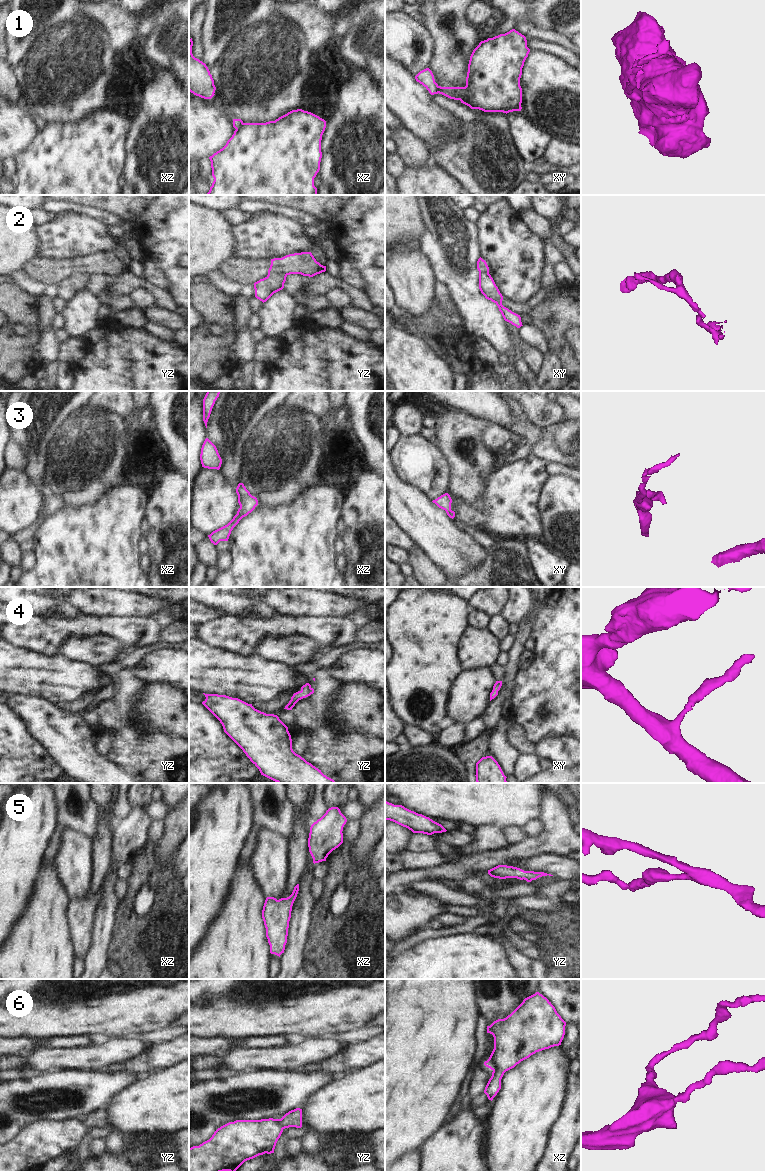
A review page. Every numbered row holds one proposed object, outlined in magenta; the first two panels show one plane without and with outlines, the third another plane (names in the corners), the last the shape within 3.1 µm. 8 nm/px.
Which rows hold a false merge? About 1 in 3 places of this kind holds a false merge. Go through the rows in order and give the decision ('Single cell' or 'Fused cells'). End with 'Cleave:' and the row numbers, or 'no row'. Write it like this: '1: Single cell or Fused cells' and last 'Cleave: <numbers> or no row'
1: Fused cells
2: Fused cells
3: Single cell
4: Single cell
5: Single cell
6: Single cell
Cleave: 1, 2.

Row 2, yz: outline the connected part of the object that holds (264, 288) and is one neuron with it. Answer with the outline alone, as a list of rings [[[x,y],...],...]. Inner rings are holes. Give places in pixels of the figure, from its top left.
[[[272,272],[265,278],[255,282],[255,297],[263,303],[266,302],[274,293],[284,288],[286,277],[286,274]]]

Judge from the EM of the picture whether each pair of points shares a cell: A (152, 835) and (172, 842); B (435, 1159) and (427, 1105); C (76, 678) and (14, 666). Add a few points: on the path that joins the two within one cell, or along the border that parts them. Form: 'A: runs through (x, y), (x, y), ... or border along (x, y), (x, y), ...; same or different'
A: border along (164, 821), (163, 834), (154, 842); different
B: border along (444, 1121), (417, 1150); different
C: runs through (61, 678), (44, 677), (29, 673); same

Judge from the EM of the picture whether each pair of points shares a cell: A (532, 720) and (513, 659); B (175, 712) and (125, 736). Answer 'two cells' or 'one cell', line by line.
A: two cells
B: two cells

